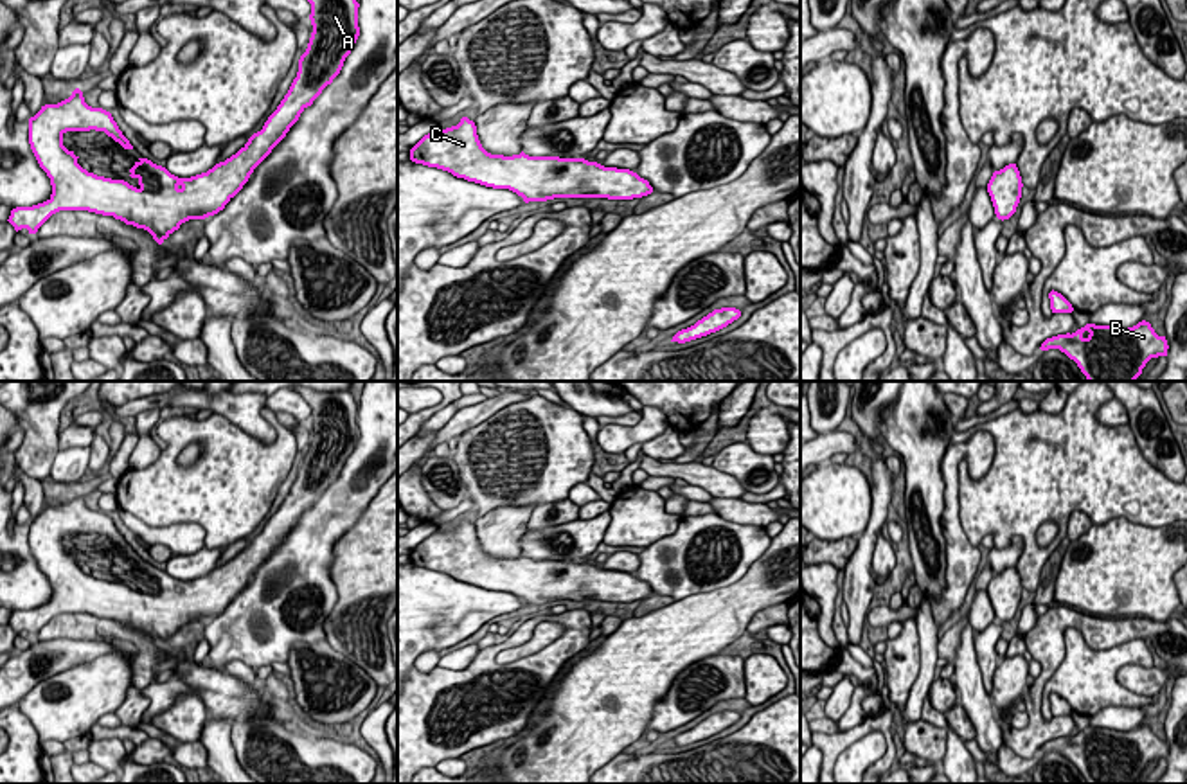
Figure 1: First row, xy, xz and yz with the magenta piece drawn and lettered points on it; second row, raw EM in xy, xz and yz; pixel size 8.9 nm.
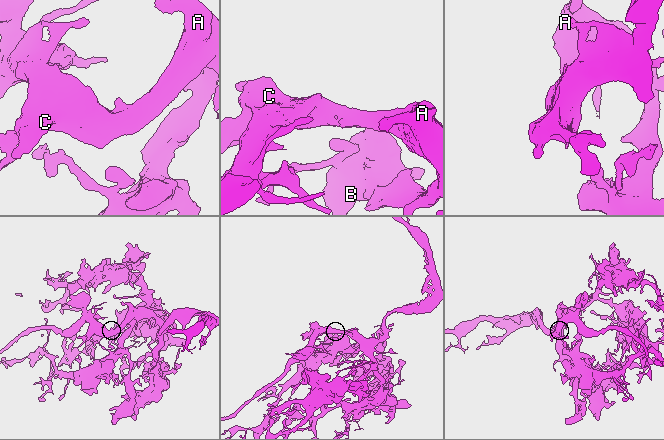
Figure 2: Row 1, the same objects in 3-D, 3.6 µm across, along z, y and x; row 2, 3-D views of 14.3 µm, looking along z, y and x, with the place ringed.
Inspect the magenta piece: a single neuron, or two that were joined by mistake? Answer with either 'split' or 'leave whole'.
leave whole

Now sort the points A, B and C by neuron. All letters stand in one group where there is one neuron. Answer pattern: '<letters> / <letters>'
A B C

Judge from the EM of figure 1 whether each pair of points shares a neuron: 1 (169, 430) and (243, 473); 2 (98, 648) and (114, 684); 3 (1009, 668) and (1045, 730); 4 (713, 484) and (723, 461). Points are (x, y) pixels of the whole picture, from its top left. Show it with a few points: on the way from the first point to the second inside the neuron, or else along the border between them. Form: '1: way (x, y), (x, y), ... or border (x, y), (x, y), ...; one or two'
1: way (187, 430), (202, 430), (225, 455); one
2: border (114, 650), (62, 671); two
3: border (1029, 682), (1006, 712), (997, 711); two
4: border (713, 464), (731, 473), (747, 491); two

